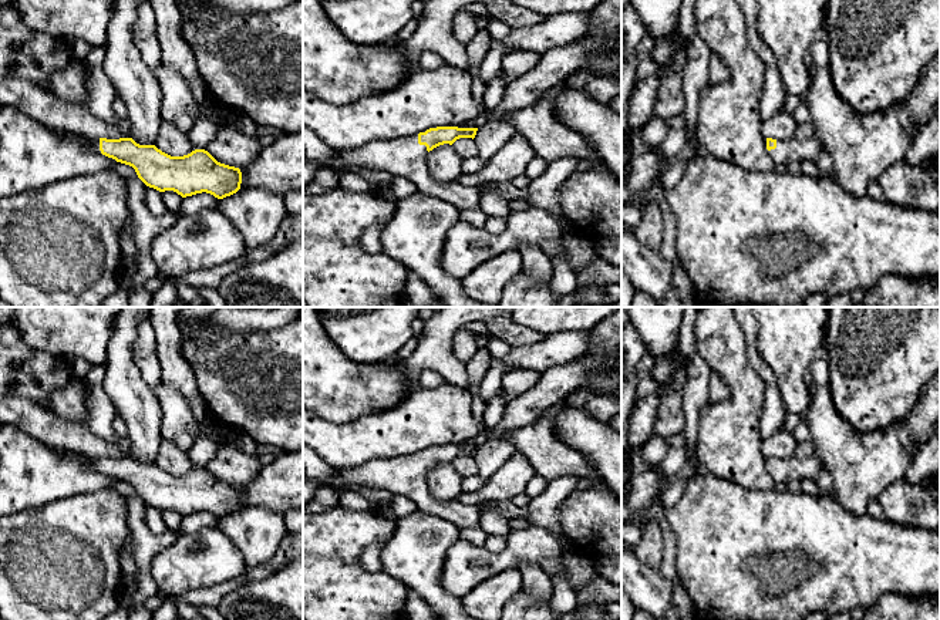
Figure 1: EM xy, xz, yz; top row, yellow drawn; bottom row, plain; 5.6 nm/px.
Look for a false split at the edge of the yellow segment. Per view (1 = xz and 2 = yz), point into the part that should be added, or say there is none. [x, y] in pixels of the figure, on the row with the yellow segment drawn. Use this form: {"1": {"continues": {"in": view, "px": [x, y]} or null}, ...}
{"1": {"continues": {"in": "xz", "px": [407, 158]}}, "2": {"continues": {"in": "yz", "px": [805, 145]}}}

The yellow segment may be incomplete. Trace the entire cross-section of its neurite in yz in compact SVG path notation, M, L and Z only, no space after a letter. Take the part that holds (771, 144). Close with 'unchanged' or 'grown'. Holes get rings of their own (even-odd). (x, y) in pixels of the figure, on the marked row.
M806 122L796 125L795 134L786 141L767 138L767 149L775 165L789 165L791 162L815 161L823 144L812 122Z | grown

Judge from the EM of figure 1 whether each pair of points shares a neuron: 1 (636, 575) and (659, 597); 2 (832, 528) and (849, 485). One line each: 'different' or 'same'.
1: same
2: different

